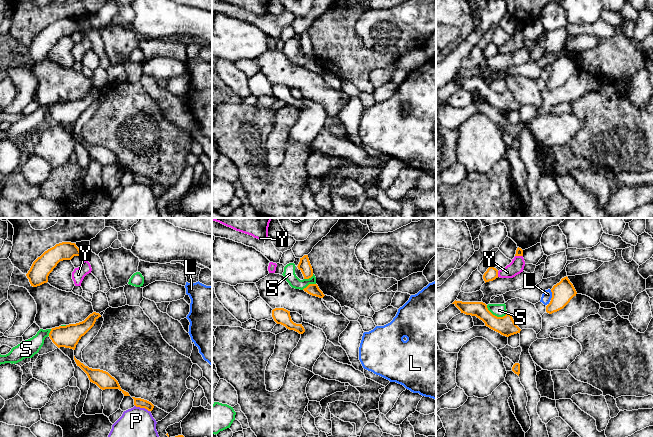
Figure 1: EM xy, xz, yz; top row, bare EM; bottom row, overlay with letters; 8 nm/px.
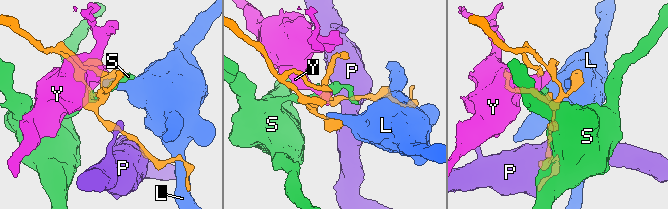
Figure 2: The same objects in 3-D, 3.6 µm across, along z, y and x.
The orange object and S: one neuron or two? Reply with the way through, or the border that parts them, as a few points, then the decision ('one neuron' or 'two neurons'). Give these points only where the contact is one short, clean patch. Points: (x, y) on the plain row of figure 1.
border yz (486, 81), (497, 92), (504, 92), (506, 90); two neurons

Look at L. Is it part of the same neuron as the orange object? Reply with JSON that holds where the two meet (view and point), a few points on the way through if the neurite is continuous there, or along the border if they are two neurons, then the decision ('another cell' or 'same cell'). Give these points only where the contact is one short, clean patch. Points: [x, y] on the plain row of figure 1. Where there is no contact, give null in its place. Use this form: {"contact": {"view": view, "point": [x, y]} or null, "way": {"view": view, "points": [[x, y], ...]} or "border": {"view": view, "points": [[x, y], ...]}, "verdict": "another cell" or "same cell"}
{"contact": {"view": "yz", "point": [552, 71]}, "border": {"view": "yz", "points": [[550, 66], [551, 75]]}, "verdict": "another cell"}

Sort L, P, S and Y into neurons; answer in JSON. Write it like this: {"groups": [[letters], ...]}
{"groups": [["L"], ["P"], ["S"], ["Y"]]}

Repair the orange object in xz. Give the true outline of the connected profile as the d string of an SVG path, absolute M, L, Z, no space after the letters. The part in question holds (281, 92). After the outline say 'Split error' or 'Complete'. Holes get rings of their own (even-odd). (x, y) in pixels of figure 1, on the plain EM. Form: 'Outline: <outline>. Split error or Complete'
Outline: M275 84L272 86L272 93L277 100L281 100L285 102L289 106L294 106L299 110L303 110L305 108L302 100L296 100L292 97L290 92L290 87L284 84Z. Complete

